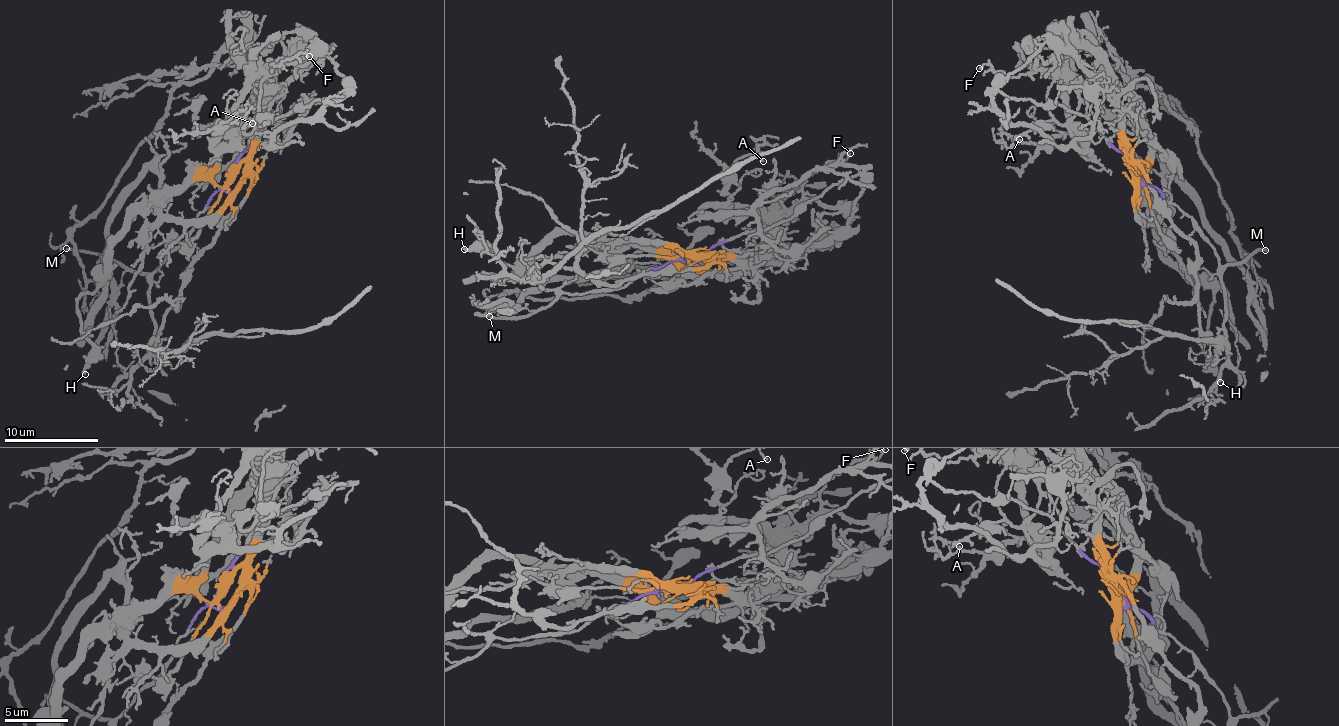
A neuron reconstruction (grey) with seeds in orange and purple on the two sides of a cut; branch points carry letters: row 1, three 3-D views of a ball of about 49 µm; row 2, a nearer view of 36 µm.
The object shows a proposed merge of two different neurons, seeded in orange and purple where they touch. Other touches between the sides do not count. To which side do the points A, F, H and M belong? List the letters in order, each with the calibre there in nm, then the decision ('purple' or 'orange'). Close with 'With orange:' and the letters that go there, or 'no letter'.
A: calibre 110 nm; orange
F: calibre 170 nm; orange
H: calibre 260 nm; orange
M: calibre 200 nm; purple
With orange: A, F, H

